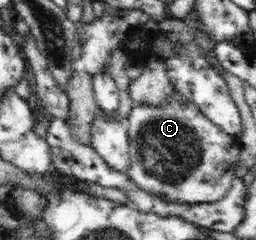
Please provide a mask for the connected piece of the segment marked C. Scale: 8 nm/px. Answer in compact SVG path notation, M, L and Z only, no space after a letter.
M172 88L165 106L134 104L127 118L129 146L128 176L145 192L175 204L201 204L221 200L229 192L235 178L240 148L238 137L225 134L192 103L185 102L182 94Z

